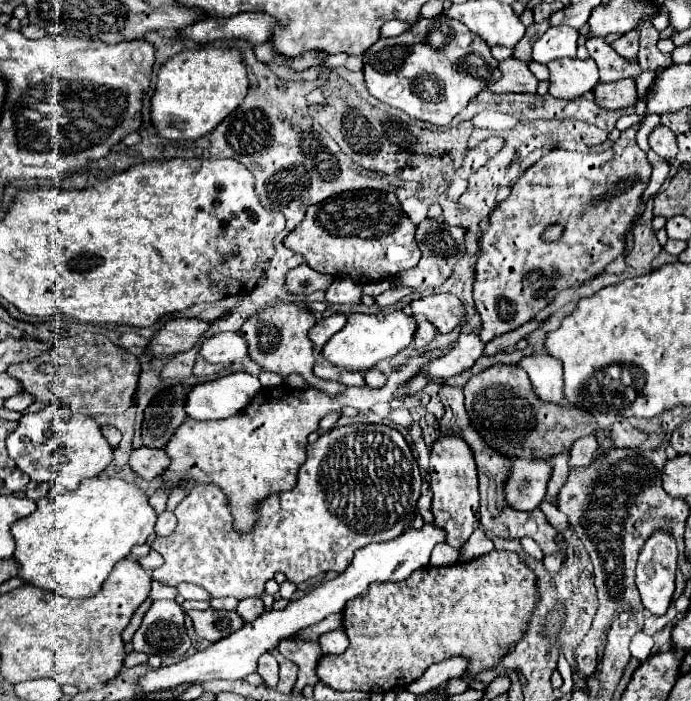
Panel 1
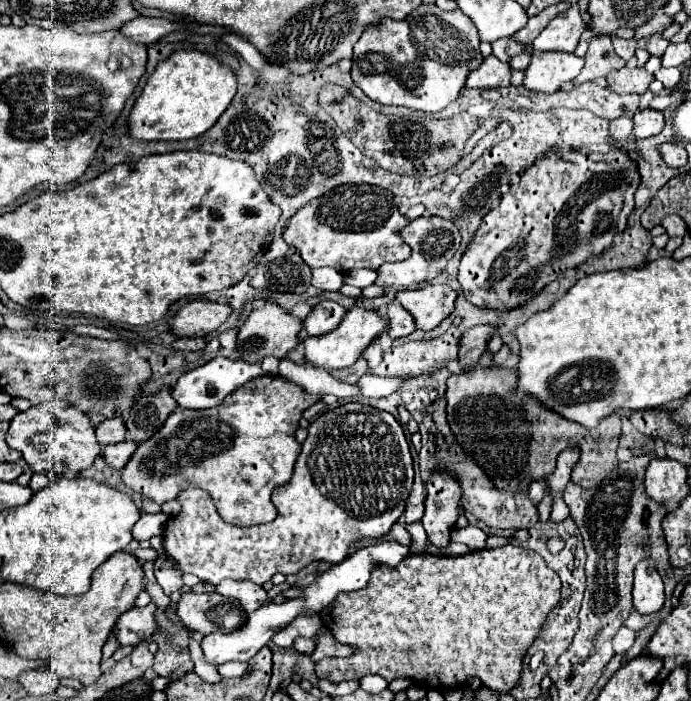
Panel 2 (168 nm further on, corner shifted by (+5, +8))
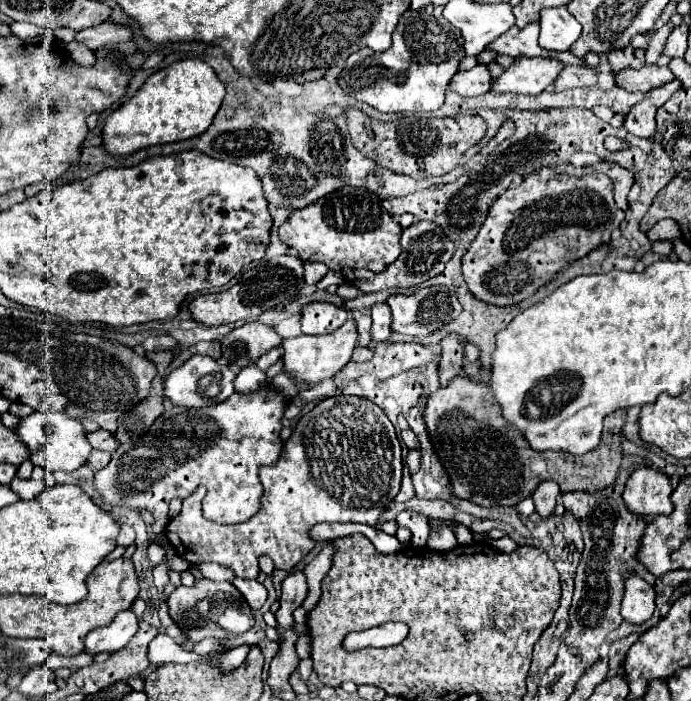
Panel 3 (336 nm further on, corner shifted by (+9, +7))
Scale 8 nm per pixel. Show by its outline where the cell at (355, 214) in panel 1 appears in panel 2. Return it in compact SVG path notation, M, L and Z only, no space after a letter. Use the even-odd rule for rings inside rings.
M340 185L332 189L330 193L312 199L306 207L298 209L290 223L284 229L284 241L298 249L300 257L310 267L334 267L342 273L348 273L352 269L378 269L386 261L404 261L410 257L410 245L402 239L400 231L408 225L408 219L398 211L398 205L394 201L394 195L388 189L374 187L374 185Z

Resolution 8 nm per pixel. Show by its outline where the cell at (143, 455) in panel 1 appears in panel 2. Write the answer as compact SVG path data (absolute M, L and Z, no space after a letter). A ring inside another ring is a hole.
M122 441L118 445L108 445L102 453L102 457L114 467L114 469L124 469L126 461L134 455L134 449L138 449L136 441Z

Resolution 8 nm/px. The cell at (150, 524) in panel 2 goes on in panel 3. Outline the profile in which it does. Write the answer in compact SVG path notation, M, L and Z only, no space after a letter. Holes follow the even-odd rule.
M124 524L124 526L120 526L120 534L118 534L118 538L116 538L116 544L118 544L118 546L130 546L130 544L134 544L134 538L136 538L134 530Z

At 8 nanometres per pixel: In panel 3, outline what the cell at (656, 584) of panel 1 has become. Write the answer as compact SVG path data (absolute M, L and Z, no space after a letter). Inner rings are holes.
M630 576L626 580L626 590L622 598L622 618L630 624L642 624L650 620L654 612L654 598L656 592L646 580L642 580L640 576Z

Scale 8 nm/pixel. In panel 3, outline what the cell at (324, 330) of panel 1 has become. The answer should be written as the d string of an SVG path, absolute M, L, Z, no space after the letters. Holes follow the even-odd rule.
M312 302L302 310L304 334L330 334L348 320L348 312L328 302Z

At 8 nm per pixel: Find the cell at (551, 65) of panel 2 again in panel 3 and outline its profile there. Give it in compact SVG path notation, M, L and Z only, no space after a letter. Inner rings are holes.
M514 58L514 64L494 80L492 92L540 94L554 84L562 66L554 58Z

